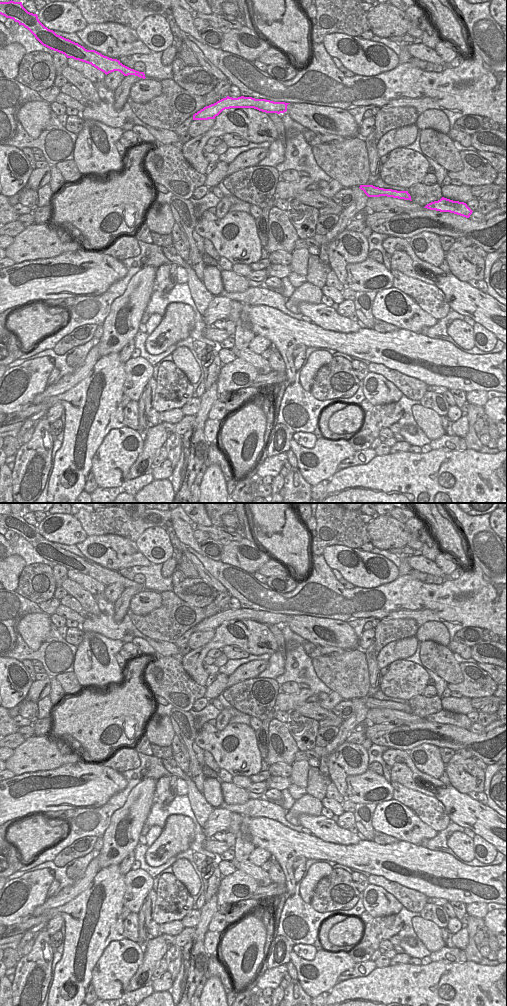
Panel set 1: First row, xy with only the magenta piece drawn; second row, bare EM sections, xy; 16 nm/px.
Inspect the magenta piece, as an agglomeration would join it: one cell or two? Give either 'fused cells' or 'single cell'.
fused cells

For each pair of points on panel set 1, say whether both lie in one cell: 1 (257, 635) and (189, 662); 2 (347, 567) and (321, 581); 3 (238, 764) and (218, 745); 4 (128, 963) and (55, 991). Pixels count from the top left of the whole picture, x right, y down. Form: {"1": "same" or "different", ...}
{"1": "same", "2": "different", "3": "same", "4": "different"}

